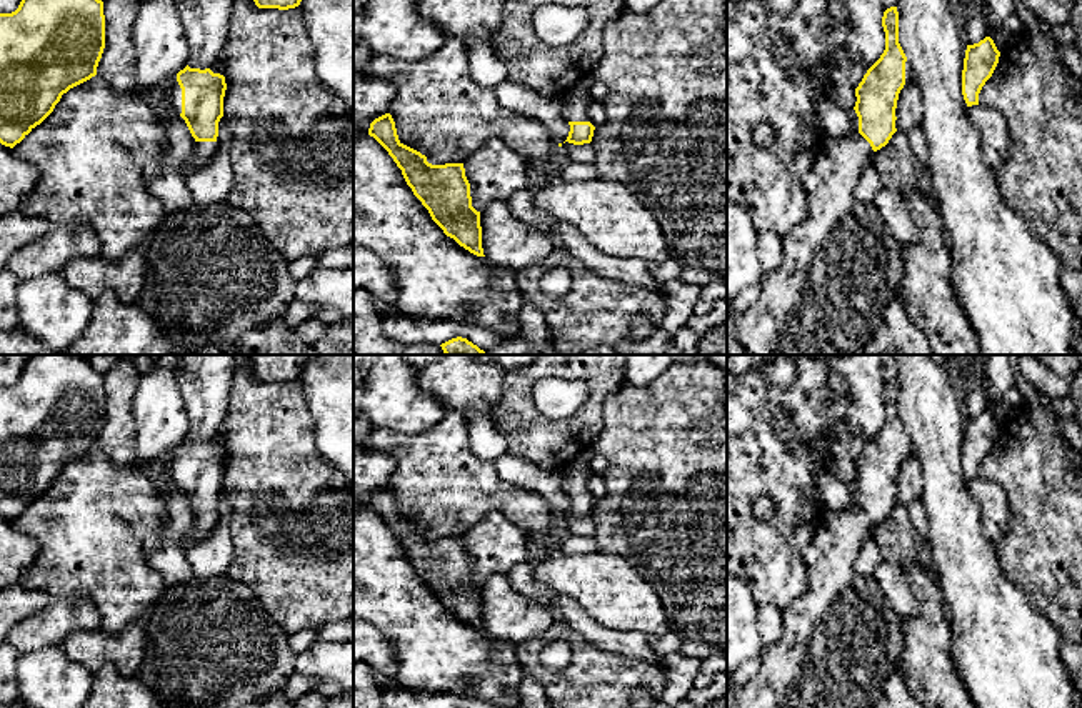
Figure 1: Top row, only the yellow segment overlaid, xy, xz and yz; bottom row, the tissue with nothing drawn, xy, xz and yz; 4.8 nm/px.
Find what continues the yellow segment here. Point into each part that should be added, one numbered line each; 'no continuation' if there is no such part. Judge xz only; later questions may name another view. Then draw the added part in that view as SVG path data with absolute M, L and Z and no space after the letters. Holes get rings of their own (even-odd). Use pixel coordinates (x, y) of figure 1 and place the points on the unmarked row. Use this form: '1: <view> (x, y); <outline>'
1: xz (576, 475); M584 450L560 470L560 475L564 476L562 488L567 495L589 495L587 483L594 475L590 466L592 455L592 450Z

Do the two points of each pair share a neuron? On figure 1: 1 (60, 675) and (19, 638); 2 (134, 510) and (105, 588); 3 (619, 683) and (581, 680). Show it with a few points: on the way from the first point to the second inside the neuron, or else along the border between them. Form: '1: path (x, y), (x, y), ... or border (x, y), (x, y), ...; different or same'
1: border (60, 643), (50, 643), (35, 652), (19, 655); different
2: path (129, 530), (107, 552), (107, 568); same
3: path (609, 680), (591, 680); same

